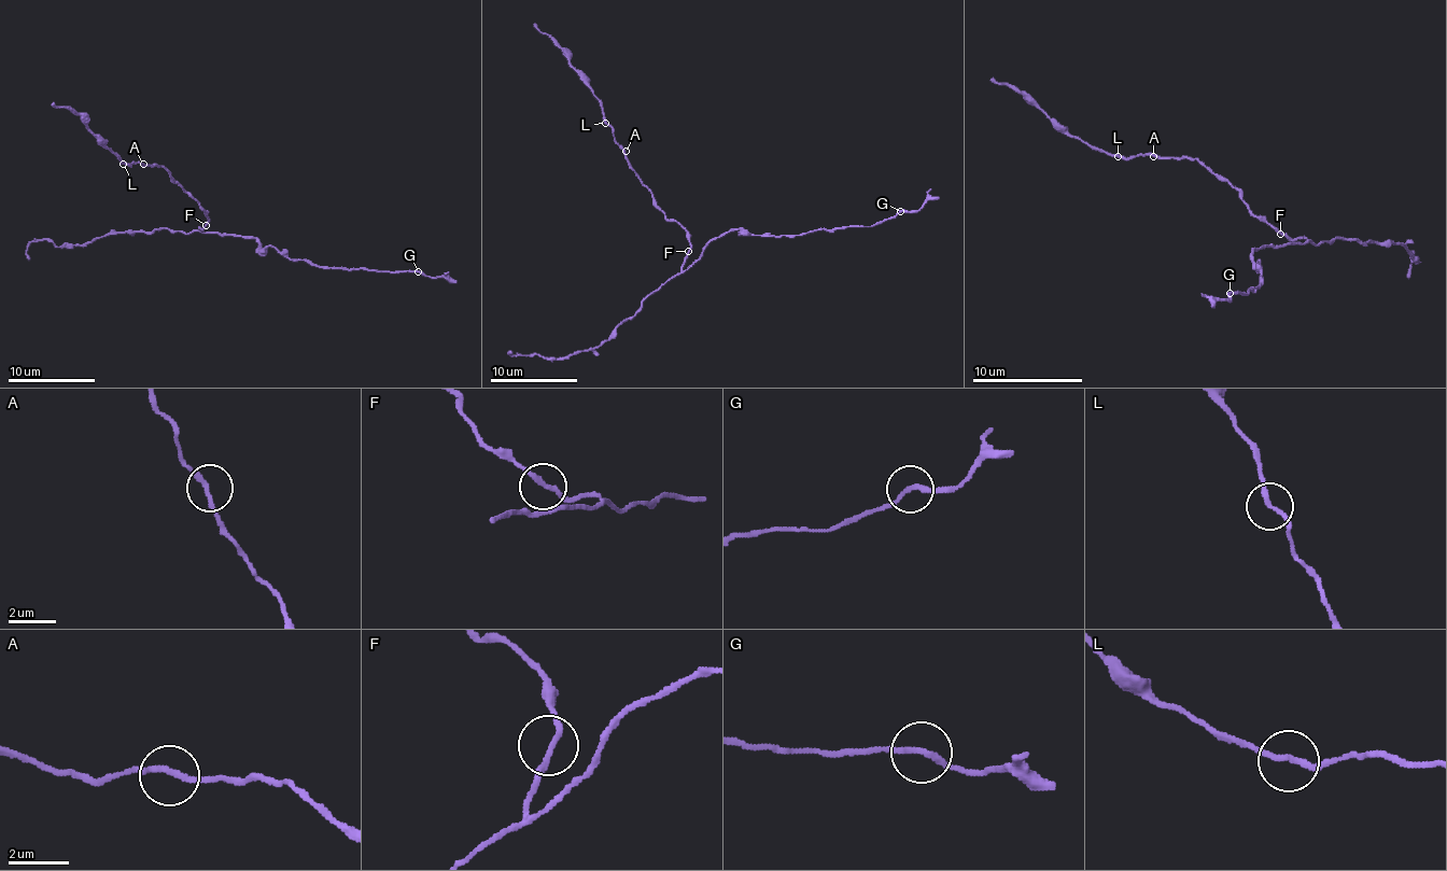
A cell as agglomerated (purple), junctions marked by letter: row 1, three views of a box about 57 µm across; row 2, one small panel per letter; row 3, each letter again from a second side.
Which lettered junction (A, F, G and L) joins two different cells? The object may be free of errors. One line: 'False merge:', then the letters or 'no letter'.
False merge: G

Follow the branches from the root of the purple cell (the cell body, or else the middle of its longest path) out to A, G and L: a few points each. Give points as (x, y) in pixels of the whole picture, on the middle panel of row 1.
A: (690, 251), (690, 236), (656, 204), (649, 187), (630, 166), (626, 151)
G: (690, 251), (684, 270), (712, 240), (735, 229), (755, 236), (798, 236), (817, 229), (872, 227), (900, 212)
L: (690, 251), (690, 236), (656, 204), (654, 195), (630, 166), (623, 146), (605, 123)

